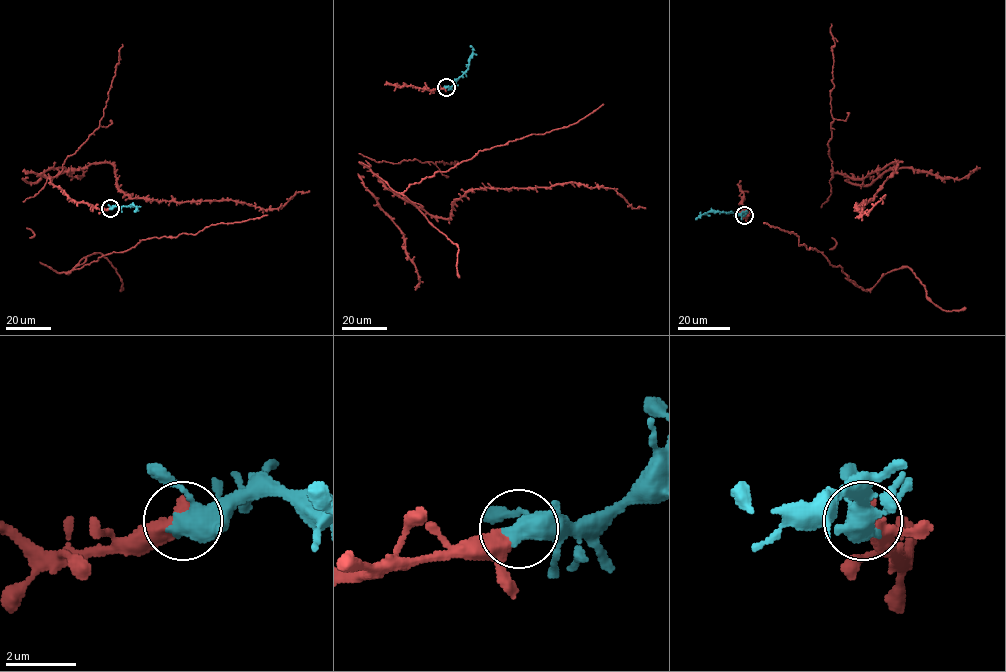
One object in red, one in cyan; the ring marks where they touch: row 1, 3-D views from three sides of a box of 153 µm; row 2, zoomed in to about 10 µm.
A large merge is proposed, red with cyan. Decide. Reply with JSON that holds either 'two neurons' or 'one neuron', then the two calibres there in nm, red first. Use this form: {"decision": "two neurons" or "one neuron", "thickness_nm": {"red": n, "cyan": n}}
{"decision": "one neuron", "thickness_nm": {"red": 550, "cyan": 480}}

